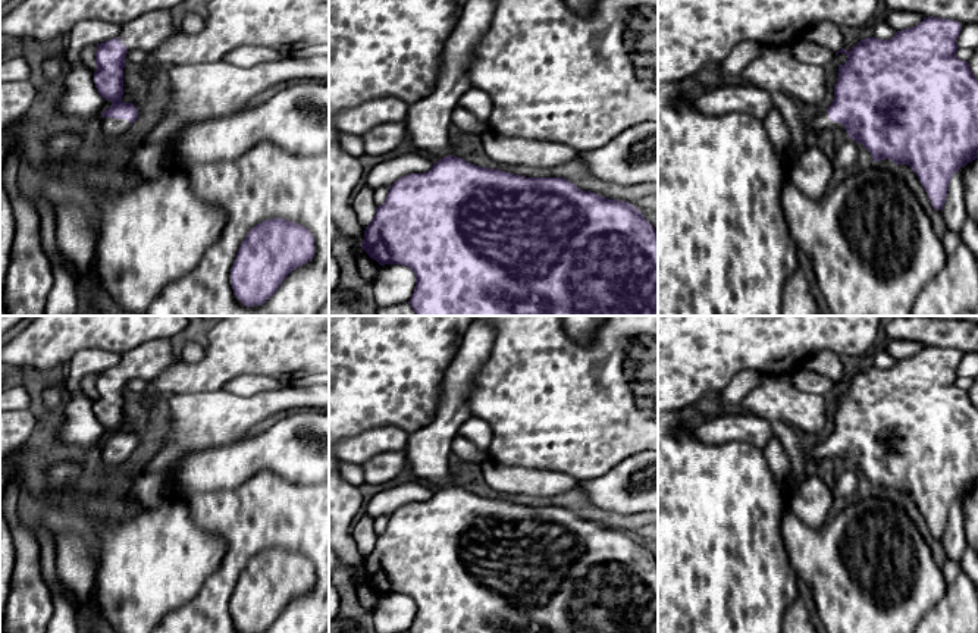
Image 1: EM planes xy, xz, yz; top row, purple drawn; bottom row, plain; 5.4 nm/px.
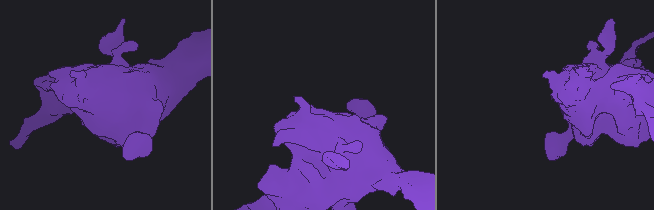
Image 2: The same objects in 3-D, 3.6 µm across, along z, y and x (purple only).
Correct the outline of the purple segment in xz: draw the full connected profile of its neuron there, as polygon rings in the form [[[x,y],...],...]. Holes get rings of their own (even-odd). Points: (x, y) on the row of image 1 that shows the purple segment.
[[[467,0],[455,29],[451,32],[442,54],[442,63],[436,88],[423,100],[408,106],[402,120],[405,140],[419,151],[438,154],[442,159],[435,162],[429,172],[401,176],[389,187],[388,197],[376,209],[376,214],[364,231],[361,248],[380,266],[401,264],[410,267],[416,275],[414,292],[408,301],[416,316],[658,316],[658,232],[634,206],[609,200],[599,194],[583,191],[565,178],[526,178],[498,169],[480,167],[467,163],[452,154],[451,115],[460,97],[473,88],[467,75],[467,66],[483,35],[488,32],[495,13],[493,0]]]

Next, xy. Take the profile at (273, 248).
[[[285,219],[256,225],[242,241],[231,269],[233,295],[248,307],[266,303],[282,281],[314,257],[314,236]]]

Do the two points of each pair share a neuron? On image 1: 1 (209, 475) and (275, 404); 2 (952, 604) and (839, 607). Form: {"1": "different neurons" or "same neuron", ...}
{"1": "different neurons", "2": "different neurons"}

